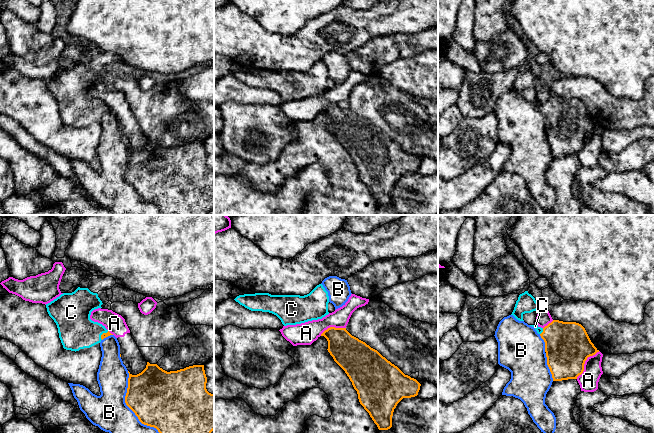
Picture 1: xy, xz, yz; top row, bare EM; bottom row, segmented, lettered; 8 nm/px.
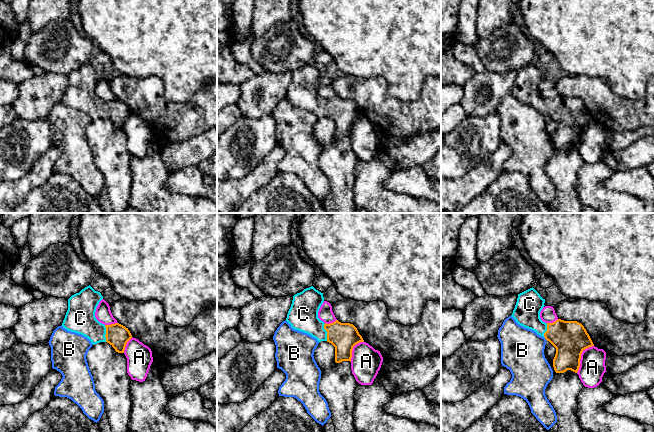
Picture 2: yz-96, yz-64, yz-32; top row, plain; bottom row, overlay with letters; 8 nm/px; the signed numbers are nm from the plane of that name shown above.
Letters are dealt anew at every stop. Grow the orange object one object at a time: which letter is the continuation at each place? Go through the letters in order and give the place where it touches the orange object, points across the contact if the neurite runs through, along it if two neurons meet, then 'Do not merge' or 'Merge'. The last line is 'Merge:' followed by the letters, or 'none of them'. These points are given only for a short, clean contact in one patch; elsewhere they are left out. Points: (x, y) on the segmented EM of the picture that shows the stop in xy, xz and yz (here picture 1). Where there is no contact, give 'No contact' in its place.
A: Touches orange at yz (584, 362). Do not merge
B: Touches orange at xy (127, 405). Do not merge
C: Touches orange at yz (543, 331). Path across: yz (567, 345), (557, 335), (543, 331), (539, 330). Merge
Merge: C

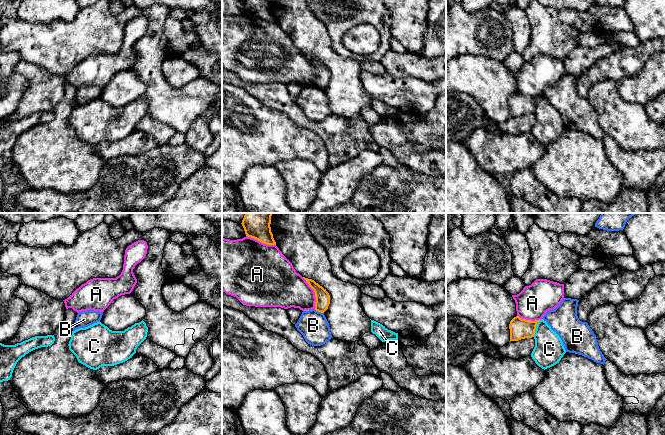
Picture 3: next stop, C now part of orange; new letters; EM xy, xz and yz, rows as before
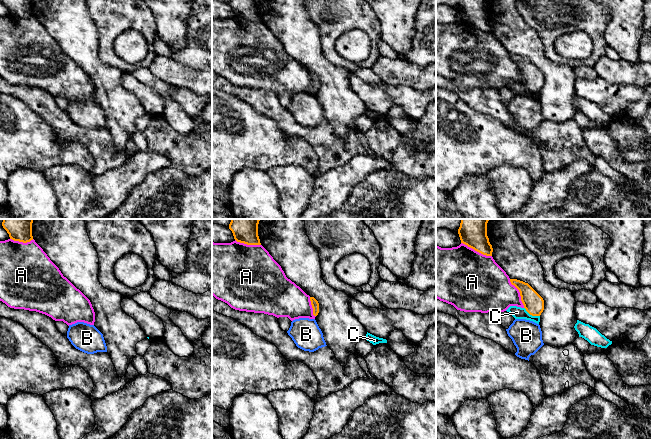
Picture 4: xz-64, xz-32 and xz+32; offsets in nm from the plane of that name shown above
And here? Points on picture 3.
A: Touches orange at xz (315, 293). Do not merge
B: Touches orange at xz (319, 311). Boundary: xz (314, 309), (323, 313). Do not merge
C: Touches orange at yz (535, 328). Do not merge
Merge: none of them

